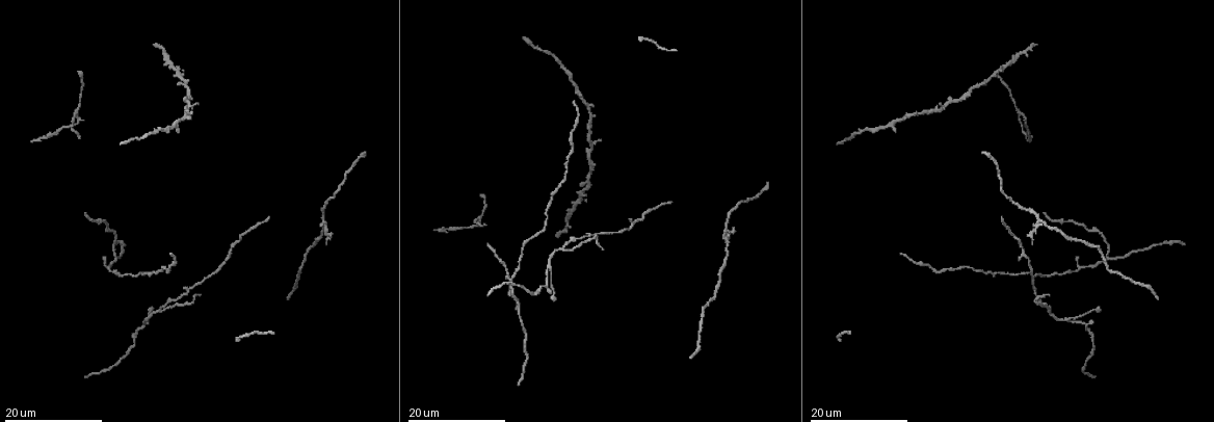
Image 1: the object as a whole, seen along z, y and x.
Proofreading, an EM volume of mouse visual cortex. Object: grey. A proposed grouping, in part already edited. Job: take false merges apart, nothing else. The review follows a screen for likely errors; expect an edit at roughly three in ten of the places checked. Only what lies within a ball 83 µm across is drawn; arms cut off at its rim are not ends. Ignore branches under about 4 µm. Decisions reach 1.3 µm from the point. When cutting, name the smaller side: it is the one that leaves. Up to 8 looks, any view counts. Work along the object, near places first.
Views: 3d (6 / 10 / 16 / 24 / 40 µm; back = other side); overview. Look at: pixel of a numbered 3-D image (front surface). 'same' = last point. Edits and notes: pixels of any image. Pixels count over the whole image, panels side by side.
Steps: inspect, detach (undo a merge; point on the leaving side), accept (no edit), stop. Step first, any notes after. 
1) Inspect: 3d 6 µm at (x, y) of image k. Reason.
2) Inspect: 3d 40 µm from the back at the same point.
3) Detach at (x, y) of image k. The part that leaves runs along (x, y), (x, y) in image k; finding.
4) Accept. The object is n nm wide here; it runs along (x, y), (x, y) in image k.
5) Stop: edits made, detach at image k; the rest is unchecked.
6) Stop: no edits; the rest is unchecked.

Inspect: 3d 24 µm at (519, 310) of image 1. Branch point.

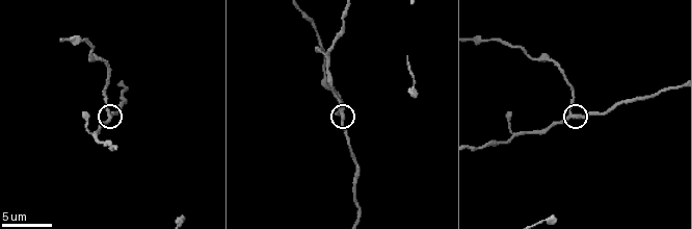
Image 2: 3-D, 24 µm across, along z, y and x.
Inspect: 3d 10 µm at (341, 111) of image 2.

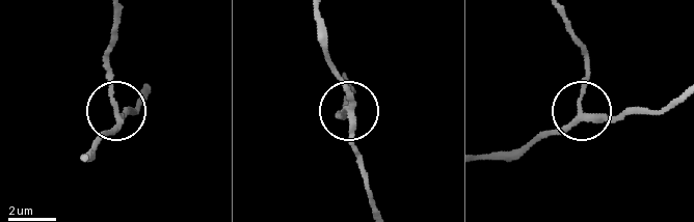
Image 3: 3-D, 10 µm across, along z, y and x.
Accept. 3 arms meet here; it runs along (482, 157), (530, 148), (583, 113), (646, 115) in image 3; one neuron here.

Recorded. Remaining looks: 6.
Inspect: 3d 24 µm at (1068, 319) of image 1. Three arms meet.

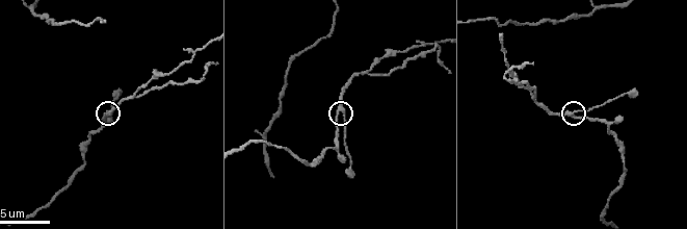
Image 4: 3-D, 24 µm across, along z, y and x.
Inspect: 3d 6 µm at (341, 109) of image 4.

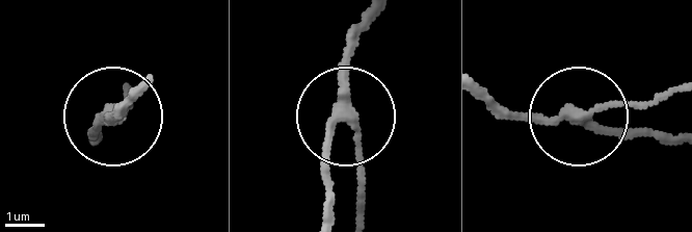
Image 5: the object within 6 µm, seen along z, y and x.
Accept. The side arm is 8 µm long; one neuron here.

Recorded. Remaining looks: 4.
Inspect: 3d 16 µm at (132, 96) of image 4. Two arms in line, one across.

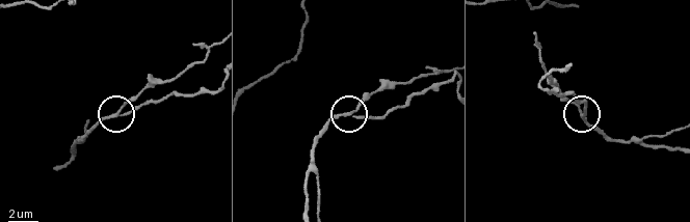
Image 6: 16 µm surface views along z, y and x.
Accept. 3 arms meet here; continuous, no second neuron.

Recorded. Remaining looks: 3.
Inspect: 3d 16 µm at (728, 220) of image 1.

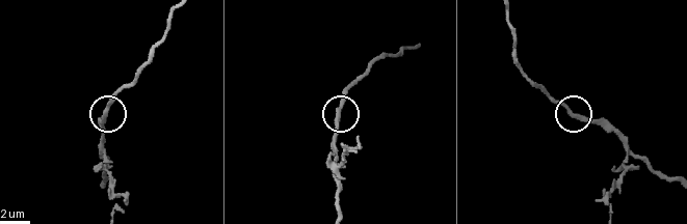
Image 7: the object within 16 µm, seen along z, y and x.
Inspect: 3d 6 µm at (105, 117) of image 7.

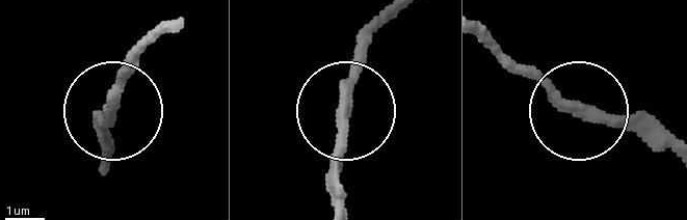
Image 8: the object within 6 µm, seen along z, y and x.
Accept. All the same neuron.

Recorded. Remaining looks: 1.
Stop: no edits; the rest is unchecked.

